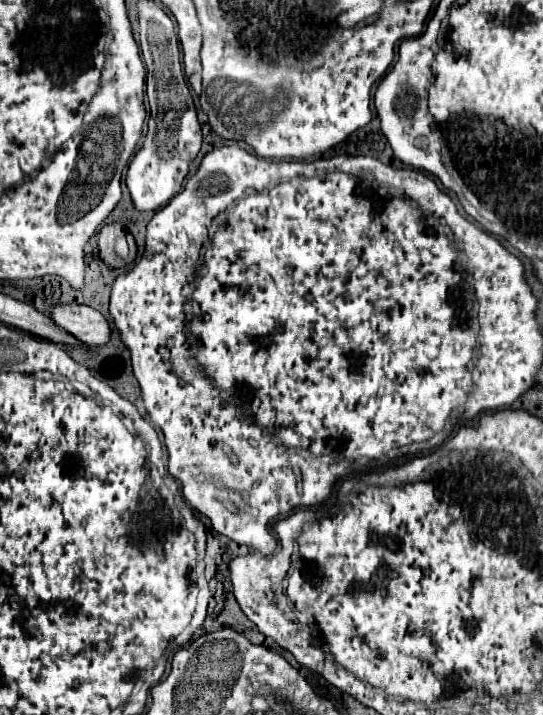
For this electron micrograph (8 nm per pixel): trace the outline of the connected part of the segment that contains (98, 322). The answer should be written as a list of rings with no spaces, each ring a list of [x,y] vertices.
[[[58,305],[52,309],[50,317],[56,325],[68,329],[76,339],[86,345],[98,347],[110,341],[110,325],[104,315],[86,305]]]

